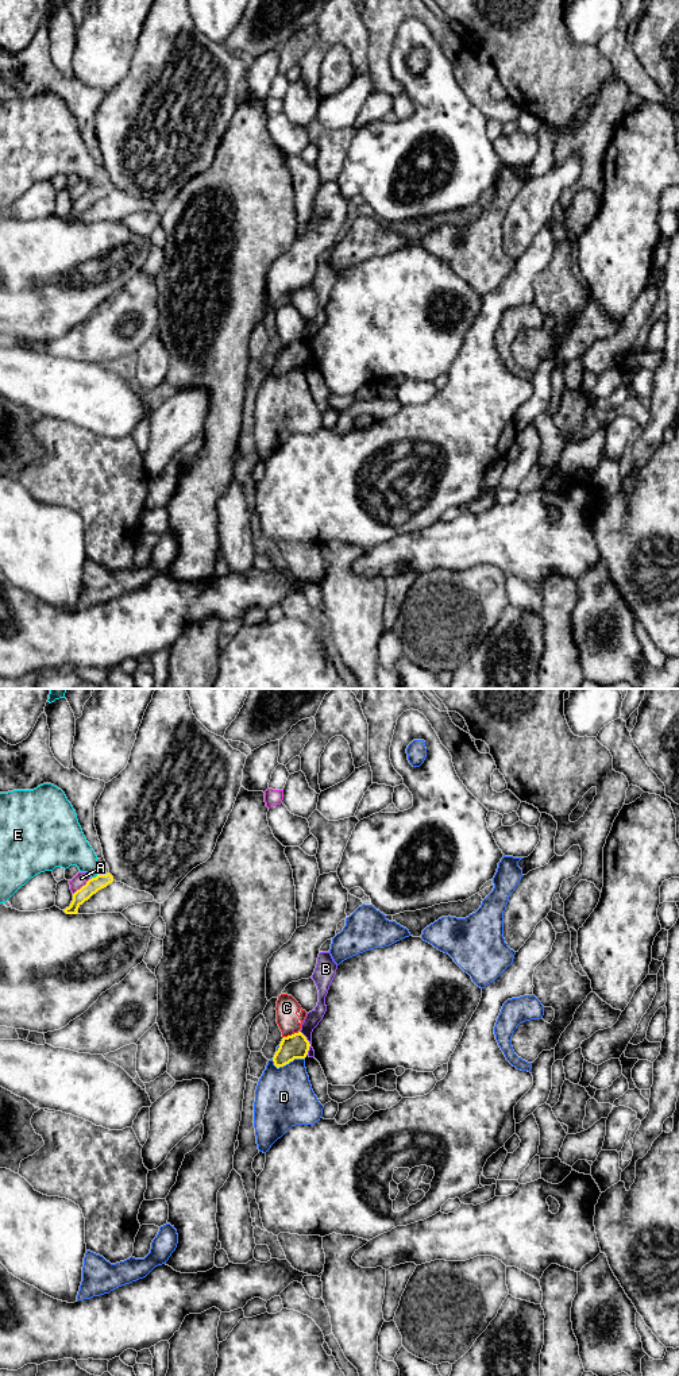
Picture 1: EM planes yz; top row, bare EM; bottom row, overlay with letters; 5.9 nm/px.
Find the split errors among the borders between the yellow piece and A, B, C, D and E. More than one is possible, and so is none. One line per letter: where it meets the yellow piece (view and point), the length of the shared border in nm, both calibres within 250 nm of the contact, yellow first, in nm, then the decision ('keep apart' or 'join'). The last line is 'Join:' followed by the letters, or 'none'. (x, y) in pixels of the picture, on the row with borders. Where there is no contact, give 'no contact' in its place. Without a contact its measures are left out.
A: yz (83, 886) | 140 nm | 90/80 nm | keep apart
B: yz (308, 1043) | 160 nm | 140/90 nm | keep apart
C: yz (290, 1036) | 100 nm | 140/130 nm | keep apart
D: yz (286, 1063) | 200 nm | 140/340 nm | keep apart
E: yz (93, 878) | 50 nm | 90/240 nm | keep apart
Join: none

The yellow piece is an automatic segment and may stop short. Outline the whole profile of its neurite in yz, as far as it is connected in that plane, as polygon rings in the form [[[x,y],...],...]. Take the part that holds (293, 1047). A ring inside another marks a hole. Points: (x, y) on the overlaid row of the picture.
[[[301,1032],[283,1037],[273,1057],[274,1065],[279,1068],[289,1064],[294,1059],[305,1059],[309,1047],[309,1041]]]

